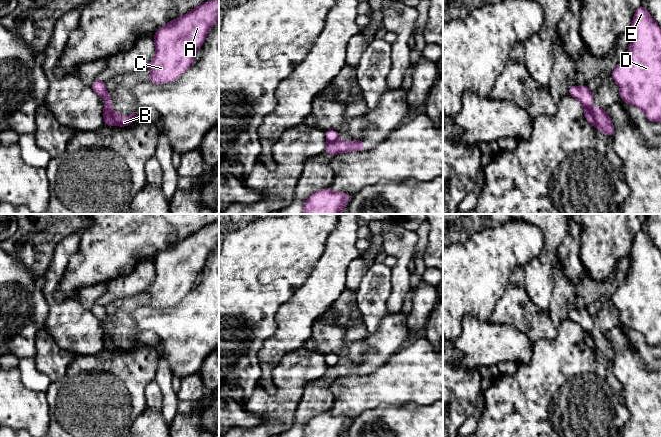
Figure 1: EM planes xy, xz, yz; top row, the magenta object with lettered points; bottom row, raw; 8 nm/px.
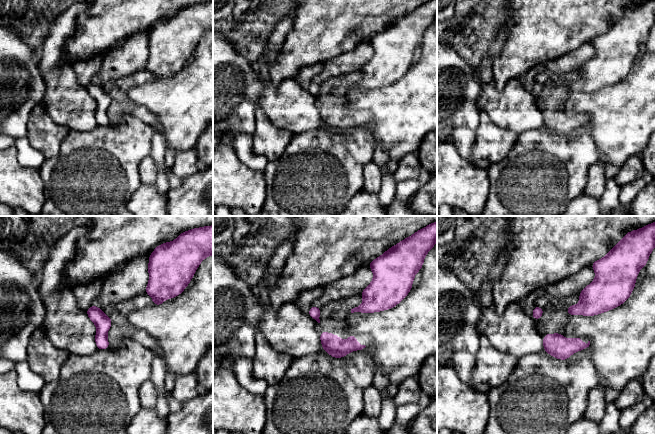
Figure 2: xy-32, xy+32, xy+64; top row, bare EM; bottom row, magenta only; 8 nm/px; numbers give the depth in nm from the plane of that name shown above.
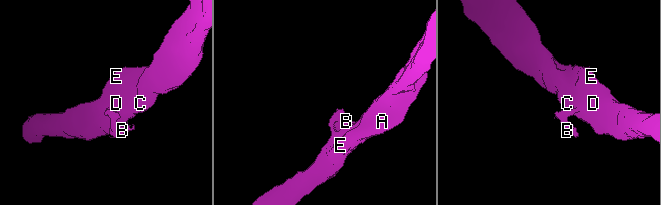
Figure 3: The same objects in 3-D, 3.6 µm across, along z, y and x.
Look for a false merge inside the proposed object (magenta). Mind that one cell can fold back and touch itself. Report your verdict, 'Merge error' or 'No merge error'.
Merge error

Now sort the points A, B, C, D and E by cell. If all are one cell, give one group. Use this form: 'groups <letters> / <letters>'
groups A C D E / B

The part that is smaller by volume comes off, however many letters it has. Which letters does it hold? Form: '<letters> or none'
B

